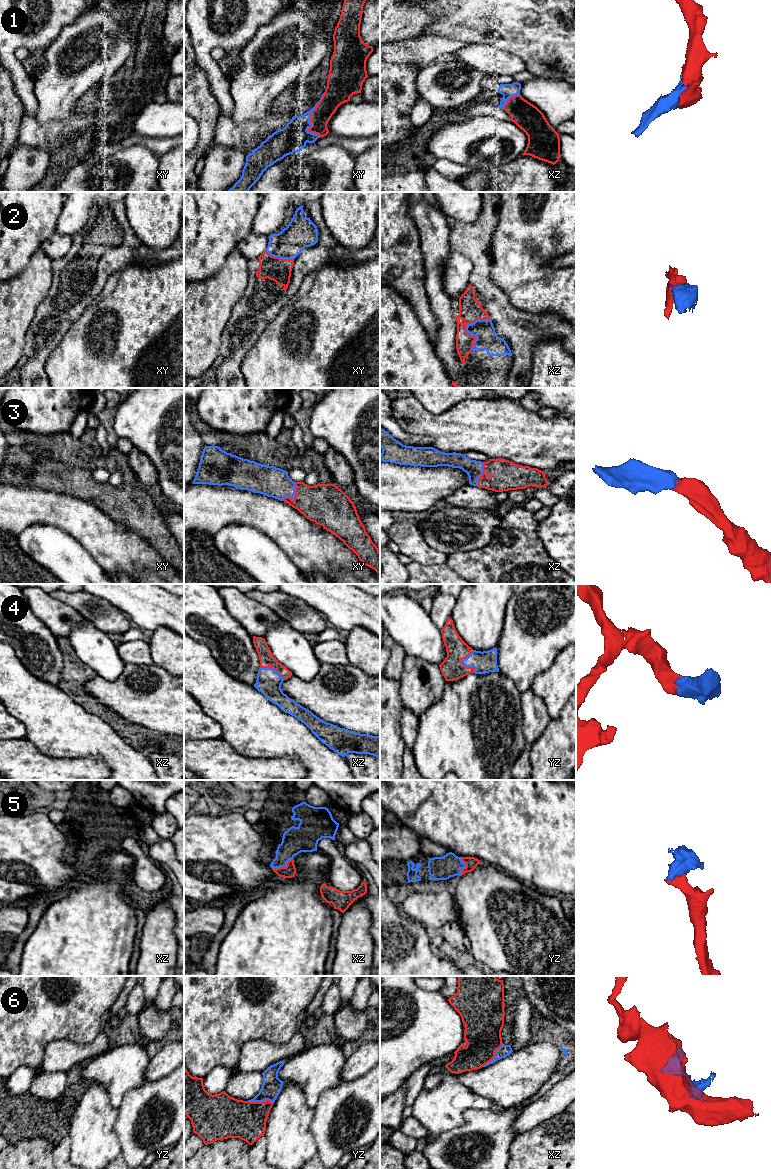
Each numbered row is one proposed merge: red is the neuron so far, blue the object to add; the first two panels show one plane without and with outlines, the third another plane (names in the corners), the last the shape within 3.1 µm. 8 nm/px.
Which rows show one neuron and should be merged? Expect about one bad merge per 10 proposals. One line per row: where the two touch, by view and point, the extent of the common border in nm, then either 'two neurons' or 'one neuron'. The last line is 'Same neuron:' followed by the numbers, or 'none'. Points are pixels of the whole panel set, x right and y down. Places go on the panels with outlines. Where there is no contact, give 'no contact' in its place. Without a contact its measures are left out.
1: contact xy (310, 118); length 360 nm; one neuron
2: contact xz (465, 328); length 300 nm; one neuron
3: contact xy (294, 496); length 190 nm; one neuron
4: contact yz (462, 663); length 180 nm; one neuron
5: contact xz (282, 867); length 190 nm; one neuron
6: contact xz (495, 1055); length 240 nm; one neuron
Same neuron: 1, 2, 3, 4, 5, 6

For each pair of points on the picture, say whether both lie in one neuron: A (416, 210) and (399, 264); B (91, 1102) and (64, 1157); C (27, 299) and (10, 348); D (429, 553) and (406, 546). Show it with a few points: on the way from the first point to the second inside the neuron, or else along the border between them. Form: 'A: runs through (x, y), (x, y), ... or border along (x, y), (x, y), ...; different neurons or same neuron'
A: border along (408, 202), (409, 214), (416, 225), (419, 242); different neurons
B: border along (67, 1135), (69, 1137), (70, 1158); different neurons
C: runs through (15, 311), (10, 316), (10, 336); same neuron
D: runs through (423, 553), (412, 546); same neuron

